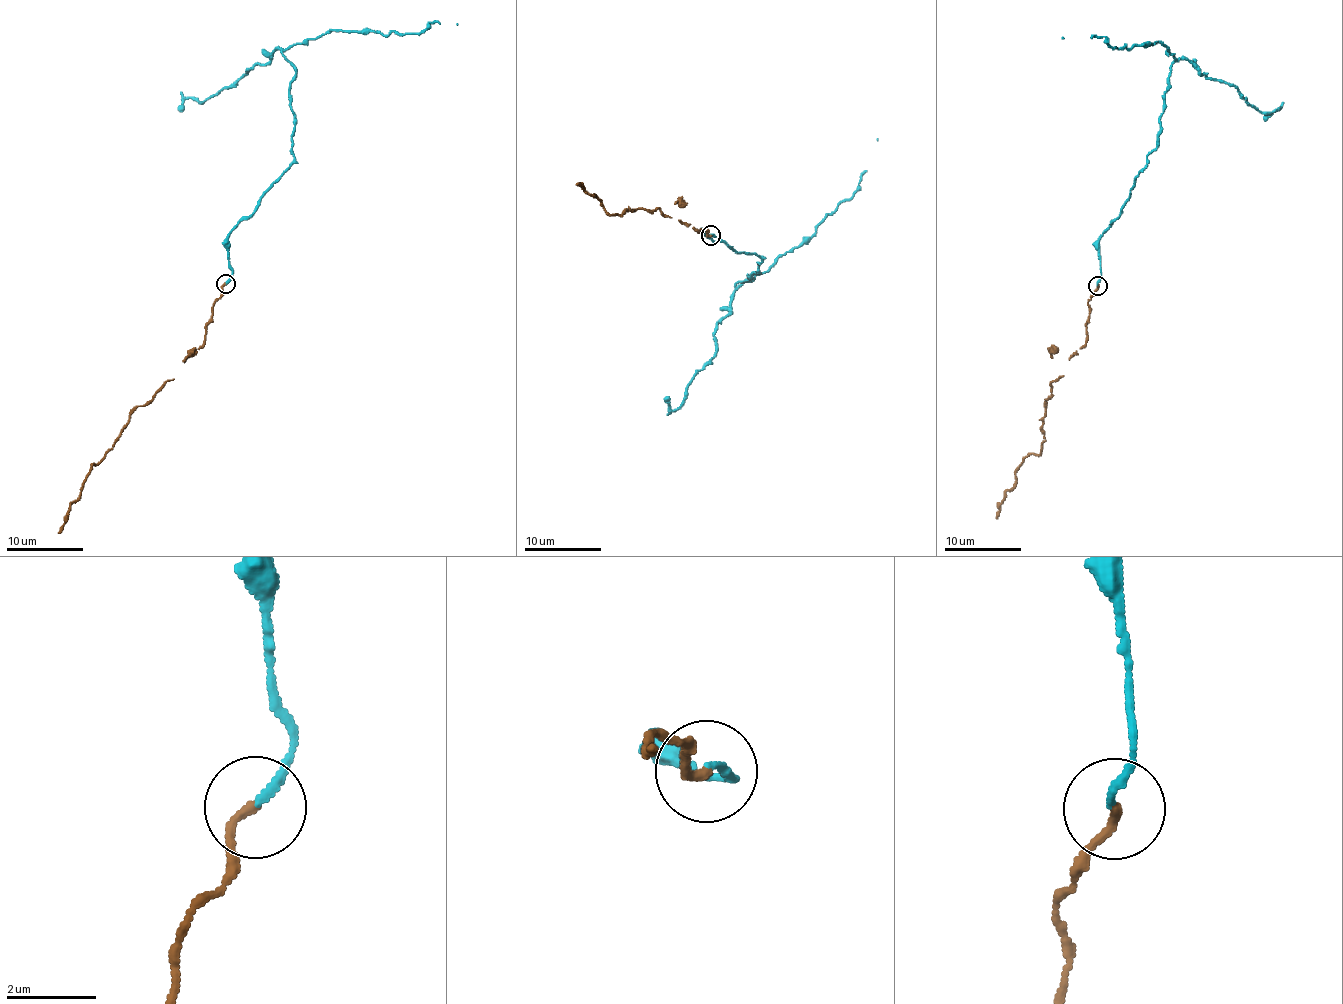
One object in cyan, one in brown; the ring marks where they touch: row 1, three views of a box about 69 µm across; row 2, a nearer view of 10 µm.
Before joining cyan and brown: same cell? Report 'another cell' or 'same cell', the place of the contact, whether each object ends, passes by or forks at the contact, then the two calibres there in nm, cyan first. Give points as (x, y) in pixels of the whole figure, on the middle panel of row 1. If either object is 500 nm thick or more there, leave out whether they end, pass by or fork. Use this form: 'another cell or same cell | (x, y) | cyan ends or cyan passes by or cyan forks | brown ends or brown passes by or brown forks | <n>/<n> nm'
same cell | (710, 235) | cyan ends | brown ends | 160/200 nm

